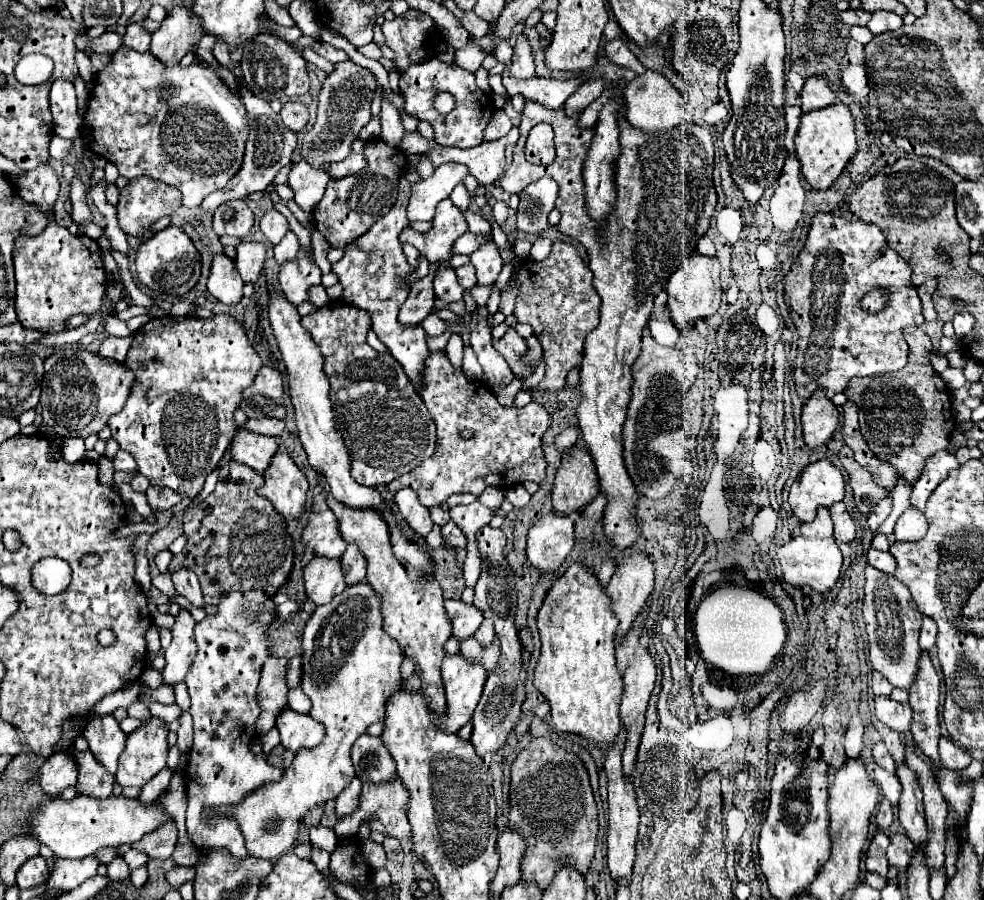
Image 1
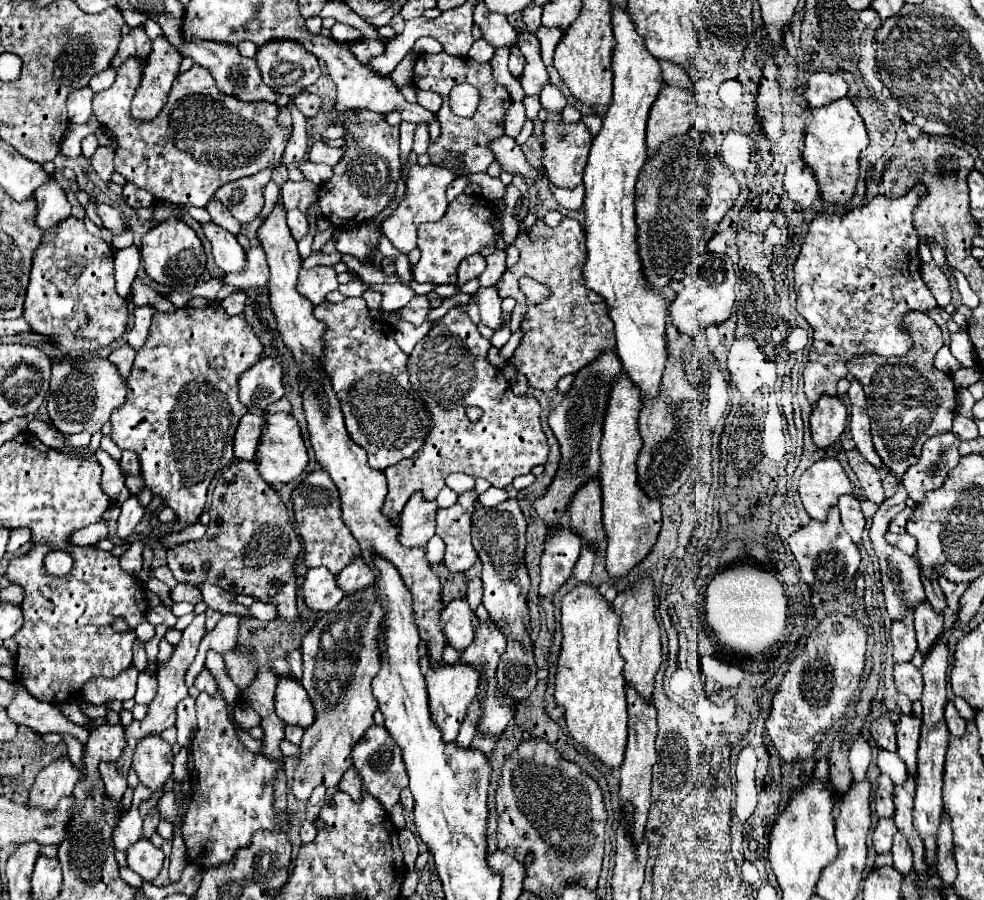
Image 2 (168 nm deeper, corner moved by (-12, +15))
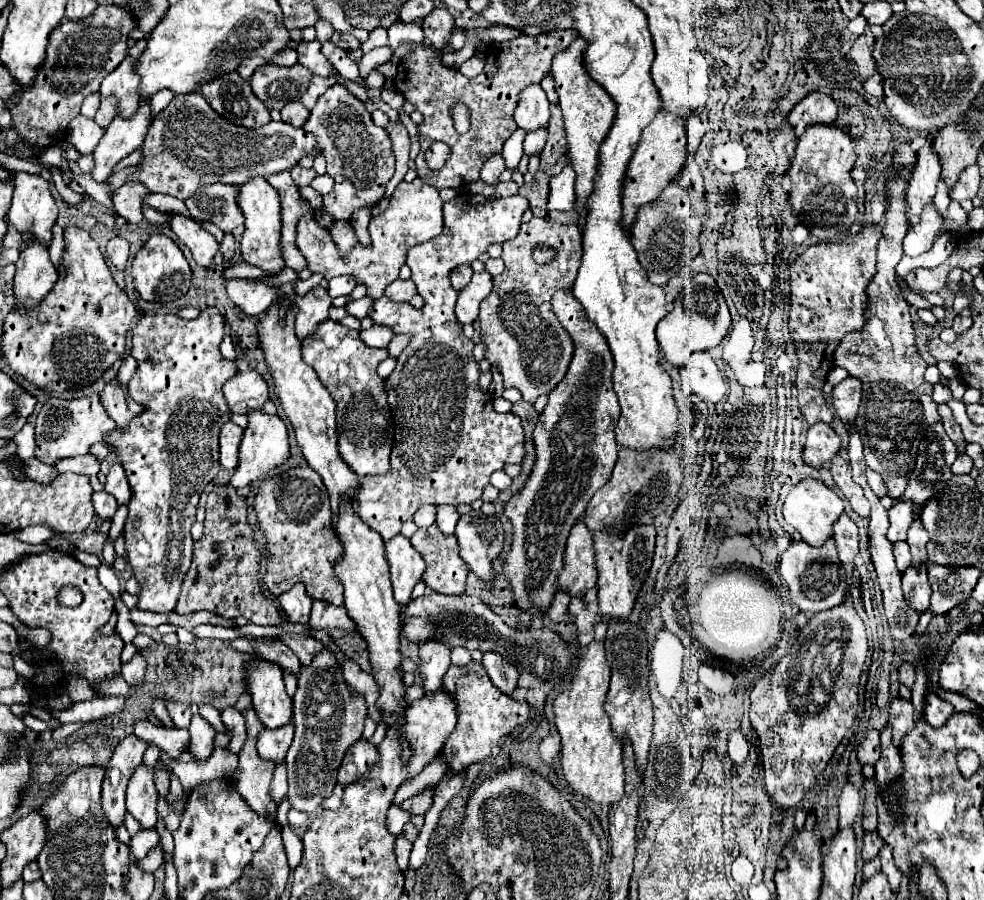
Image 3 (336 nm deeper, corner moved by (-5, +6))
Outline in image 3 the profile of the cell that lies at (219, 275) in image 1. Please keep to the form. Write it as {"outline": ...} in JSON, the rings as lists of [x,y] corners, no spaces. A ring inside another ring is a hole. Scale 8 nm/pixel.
{"outline":[[[174,214],[170,218],[170,228],[190,248],[196,264],[200,264],[204,268],[212,266],[214,256],[220,252],[220,244],[218,244],[218,240],[210,232],[202,230],[198,226],[198,222],[194,222],[192,218],[178,216],[178,214]]]}

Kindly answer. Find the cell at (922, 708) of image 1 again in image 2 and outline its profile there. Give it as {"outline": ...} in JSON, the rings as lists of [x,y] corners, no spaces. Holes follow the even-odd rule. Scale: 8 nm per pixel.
{"outline":[[[921,601],[915,607],[915,631],[921,653],[927,653],[927,649],[931,649],[931,641],[943,633],[943,617],[931,607],[929,601]]]}

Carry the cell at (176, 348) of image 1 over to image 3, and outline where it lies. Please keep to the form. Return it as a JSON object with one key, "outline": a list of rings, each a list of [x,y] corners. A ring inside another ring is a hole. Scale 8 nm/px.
{"outline":[[[204,308],[194,320],[182,320],[174,314],[144,314],[132,330],[132,356],[138,368],[128,384],[128,392],[138,404],[144,404],[144,412],[128,424],[128,430],[110,430],[104,442],[112,446],[112,454],[124,466],[132,490],[132,500],[128,502],[130,514],[124,530],[128,562],[142,584],[142,592],[138,594],[138,608],[142,610],[170,612],[176,608],[180,584],[192,560],[194,540],[190,528],[196,520],[198,500],[204,486],[220,472],[220,426],[232,416],[224,402],[222,386],[238,374],[236,360],[226,360],[218,350],[222,336],[224,318],[218,308]]]}

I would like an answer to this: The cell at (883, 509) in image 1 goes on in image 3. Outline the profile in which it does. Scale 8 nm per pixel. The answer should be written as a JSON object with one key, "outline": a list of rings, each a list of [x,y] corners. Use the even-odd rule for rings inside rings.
{"outline":[[[866,470],[866,478],[868,478],[868,486],[872,488],[872,492],[878,496],[878,498],[884,498],[884,496],[888,496],[888,488],[886,488],[886,484],[884,484],[884,480],[874,472],[874,470]]]}

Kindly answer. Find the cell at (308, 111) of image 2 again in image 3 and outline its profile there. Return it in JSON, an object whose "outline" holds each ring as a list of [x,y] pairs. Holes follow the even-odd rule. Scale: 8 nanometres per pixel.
{"outline":[[[290,102],[282,108],[282,120],[292,124],[292,126],[304,126],[304,122],[308,120],[310,110],[306,110],[300,102]]]}

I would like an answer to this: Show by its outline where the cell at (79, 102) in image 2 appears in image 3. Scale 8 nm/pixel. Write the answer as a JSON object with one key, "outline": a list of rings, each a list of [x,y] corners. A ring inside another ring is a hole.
{"outline":[[[78,114],[68,128],[68,142],[76,146],[80,154],[92,154],[94,148],[98,146],[104,130],[90,118]]]}

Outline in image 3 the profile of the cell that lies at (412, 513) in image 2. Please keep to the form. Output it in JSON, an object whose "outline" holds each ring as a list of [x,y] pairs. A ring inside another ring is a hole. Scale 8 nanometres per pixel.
{"outline":[[[398,534],[386,542],[386,558],[390,566],[390,580],[394,588],[394,598],[398,604],[410,600],[412,588],[424,574],[424,558],[412,550],[410,538]]]}

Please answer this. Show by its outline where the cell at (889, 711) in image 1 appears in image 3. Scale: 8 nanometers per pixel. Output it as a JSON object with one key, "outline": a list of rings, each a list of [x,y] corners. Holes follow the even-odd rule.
{"outline":[[[902,664],[900,668],[898,668],[898,676],[900,676],[900,684],[904,684],[904,686],[912,686],[914,684],[914,676],[916,676],[916,670],[914,670],[914,666],[912,664]]]}

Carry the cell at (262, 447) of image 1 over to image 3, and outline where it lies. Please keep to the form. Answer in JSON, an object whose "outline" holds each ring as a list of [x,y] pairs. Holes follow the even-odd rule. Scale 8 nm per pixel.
{"outline":[[[226,422],[220,430],[220,464],[222,468],[236,468],[240,462],[238,448],[244,430],[234,422]]]}

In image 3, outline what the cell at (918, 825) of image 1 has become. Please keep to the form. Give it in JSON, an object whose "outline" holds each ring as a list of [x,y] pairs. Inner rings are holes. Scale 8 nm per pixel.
{"outline":[[[896,698],[890,702],[890,728],[892,728],[892,742],[896,742],[896,748],[900,748],[900,742],[912,726],[916,726],[916,712],[912,710],[912,702]]]}

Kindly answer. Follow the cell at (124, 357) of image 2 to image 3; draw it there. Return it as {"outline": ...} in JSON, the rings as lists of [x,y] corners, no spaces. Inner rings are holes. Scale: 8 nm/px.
{"outline":[[[112,378],[104,392],[102,392],[102,404],[106,408],[106,412],[114,418],[116,426],[126,426],[136,414],[140,414],[140,404],[136,404],[134,400],[128,400],[128,390],[120,388],[118,378]]]}

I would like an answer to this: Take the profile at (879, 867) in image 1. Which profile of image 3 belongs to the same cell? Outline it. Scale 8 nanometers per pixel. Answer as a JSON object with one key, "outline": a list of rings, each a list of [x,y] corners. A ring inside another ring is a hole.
{"outline":[[[872,830],[872,832],[864,832],[862,858],[864,858],[864,860],[872,860],[872,858],[876,858],[882,846],[884,846],[884,840],[878,836],[876,830]]]}

